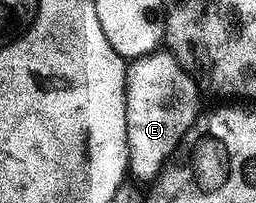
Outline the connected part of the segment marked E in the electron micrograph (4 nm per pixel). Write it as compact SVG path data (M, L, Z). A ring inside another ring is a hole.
M169 51L146 53L128 64L125 87L127 168L136 182L154 181L164 165L175 157L175 149L181 143L185 131L193 127L195 118L201 112L199 97L199 86Z

